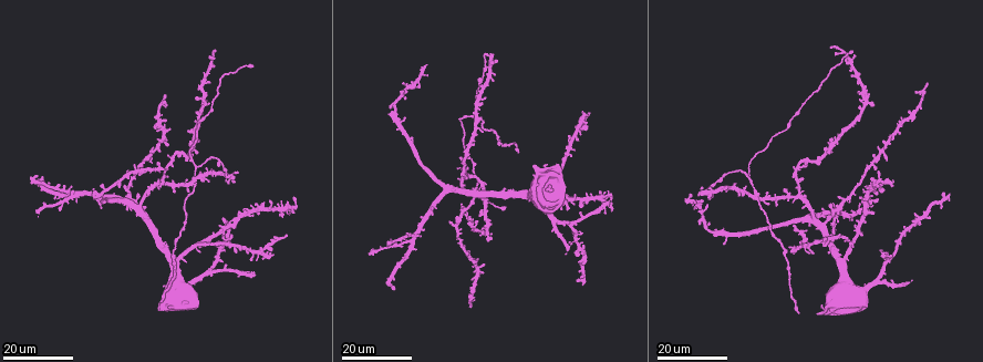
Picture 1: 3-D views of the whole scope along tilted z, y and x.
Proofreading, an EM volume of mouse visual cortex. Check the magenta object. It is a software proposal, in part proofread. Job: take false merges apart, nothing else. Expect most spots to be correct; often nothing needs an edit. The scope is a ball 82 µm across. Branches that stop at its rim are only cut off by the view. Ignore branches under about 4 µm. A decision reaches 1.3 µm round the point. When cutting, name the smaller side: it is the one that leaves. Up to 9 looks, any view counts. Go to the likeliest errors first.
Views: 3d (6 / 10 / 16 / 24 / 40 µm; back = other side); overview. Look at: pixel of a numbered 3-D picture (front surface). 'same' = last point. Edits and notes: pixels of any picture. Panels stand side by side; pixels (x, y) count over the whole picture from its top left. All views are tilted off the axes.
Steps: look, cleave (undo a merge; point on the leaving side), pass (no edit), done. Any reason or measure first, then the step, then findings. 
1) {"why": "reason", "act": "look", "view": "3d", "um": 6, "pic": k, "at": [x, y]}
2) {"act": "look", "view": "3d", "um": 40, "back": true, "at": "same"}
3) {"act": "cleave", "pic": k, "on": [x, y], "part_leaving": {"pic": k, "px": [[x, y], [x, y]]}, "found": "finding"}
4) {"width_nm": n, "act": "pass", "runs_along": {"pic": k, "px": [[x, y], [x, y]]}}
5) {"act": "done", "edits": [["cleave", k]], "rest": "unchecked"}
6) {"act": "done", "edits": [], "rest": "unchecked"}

{"why": "thin arm on a thick one", "act": "look", "view": "3d", "um": 16, "pic": 1, "at": [756, 192]}

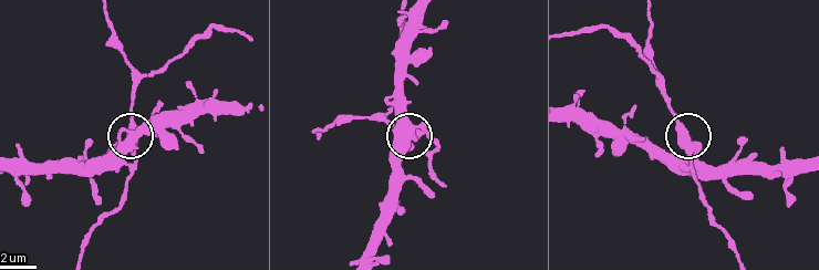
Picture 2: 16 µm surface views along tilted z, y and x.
{"act": "look", "view": "3d", "um": 10, "pic": 2, "at": [684, 149]}

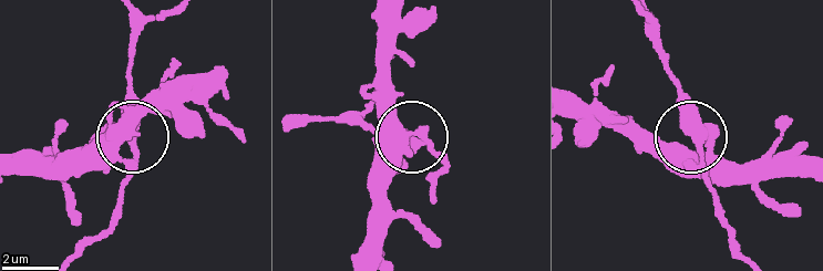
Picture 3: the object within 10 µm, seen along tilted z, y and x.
{"act": "pass", "runs_along": {"pic": 3, "px": [[356, 257], [373, 193], [410, 143], [443, 154]]}, "found": "all the same cell"}

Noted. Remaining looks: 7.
{"why": "three arms meet", "act": "look", "view": "3d", "um": 16, "pic": 1, "at": [209, 272]}

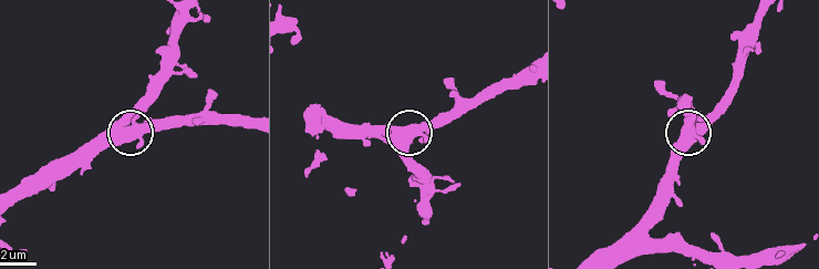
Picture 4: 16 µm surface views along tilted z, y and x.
{"act": "look", "view": "3d", "um": 6, "pic": 4, "at": [697, 130]}

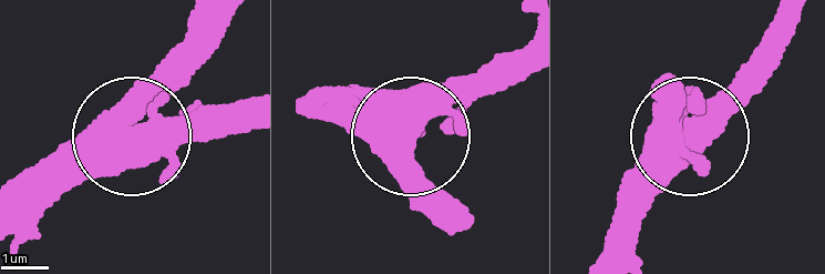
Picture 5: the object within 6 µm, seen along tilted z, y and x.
{"act": "pass", "runs_along": {"pic": 5, "px": [[353, 104], [410, 135], [476, 69]]}, "found": "all the same cell"}

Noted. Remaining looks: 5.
{"why": "three-way junction", "act": "look", "view": "3d", "um": 24, "pic": 1, "at": [196, 167]}

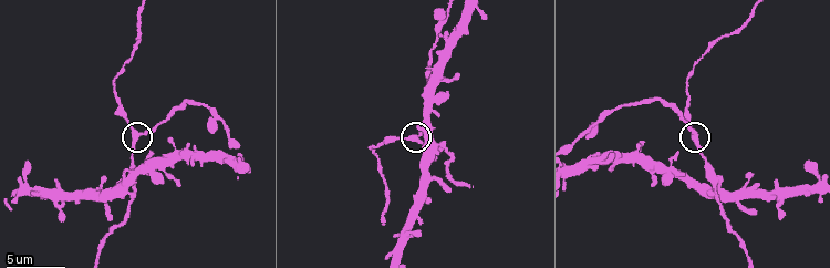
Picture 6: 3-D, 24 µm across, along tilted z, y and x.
{"act": "look", "view": "3d", "um": 10, "pic": 6, "at": [139, 133]}

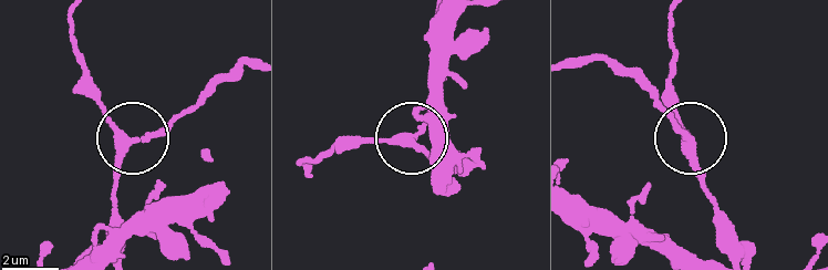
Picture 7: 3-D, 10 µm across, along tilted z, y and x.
{"why": "closer look", "act": "look", "view": "3d", "um": 6, "pic": 7, "at": [125, 139]}

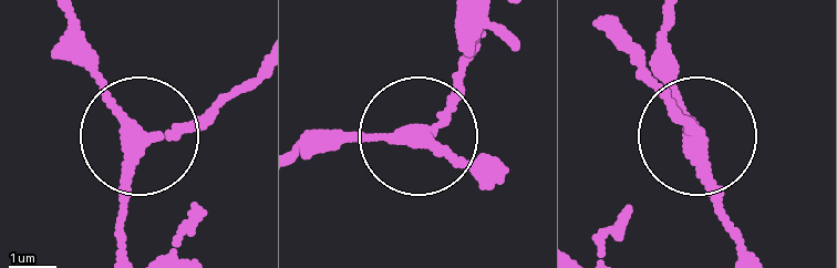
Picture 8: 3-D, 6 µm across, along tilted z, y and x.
{"side_arm_um": 20, "act": "pass", "runs_along": {"pic": 8, "px": [[481, 181], [424, 142], [476, 51]]}, "found": "one cell here"}

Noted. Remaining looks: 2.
{"act": "look", "view": "3d", "um": 24, "pic": 1, "at": [878, 279]}

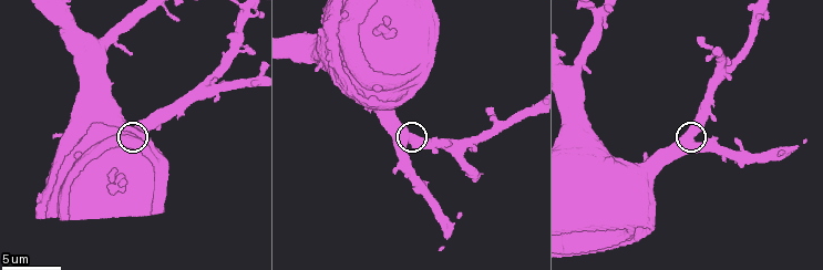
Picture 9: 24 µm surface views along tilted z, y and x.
{"act": "look", "view": "3d", "um": 6, "pic": 9, "at": [690, 140]}

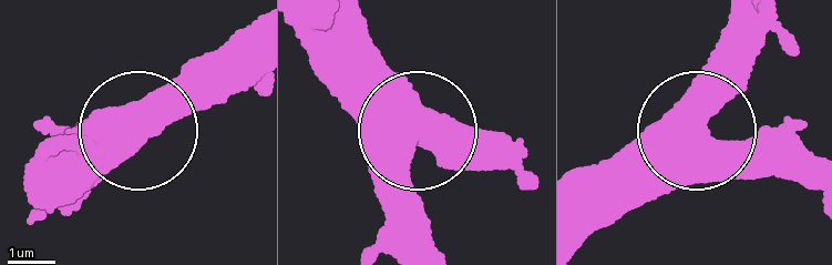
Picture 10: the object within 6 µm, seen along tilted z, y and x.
{"act": "pass", "found": "one cell here"}

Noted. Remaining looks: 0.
{"act": "done", "edits": [], "rest": "unchecked"}

